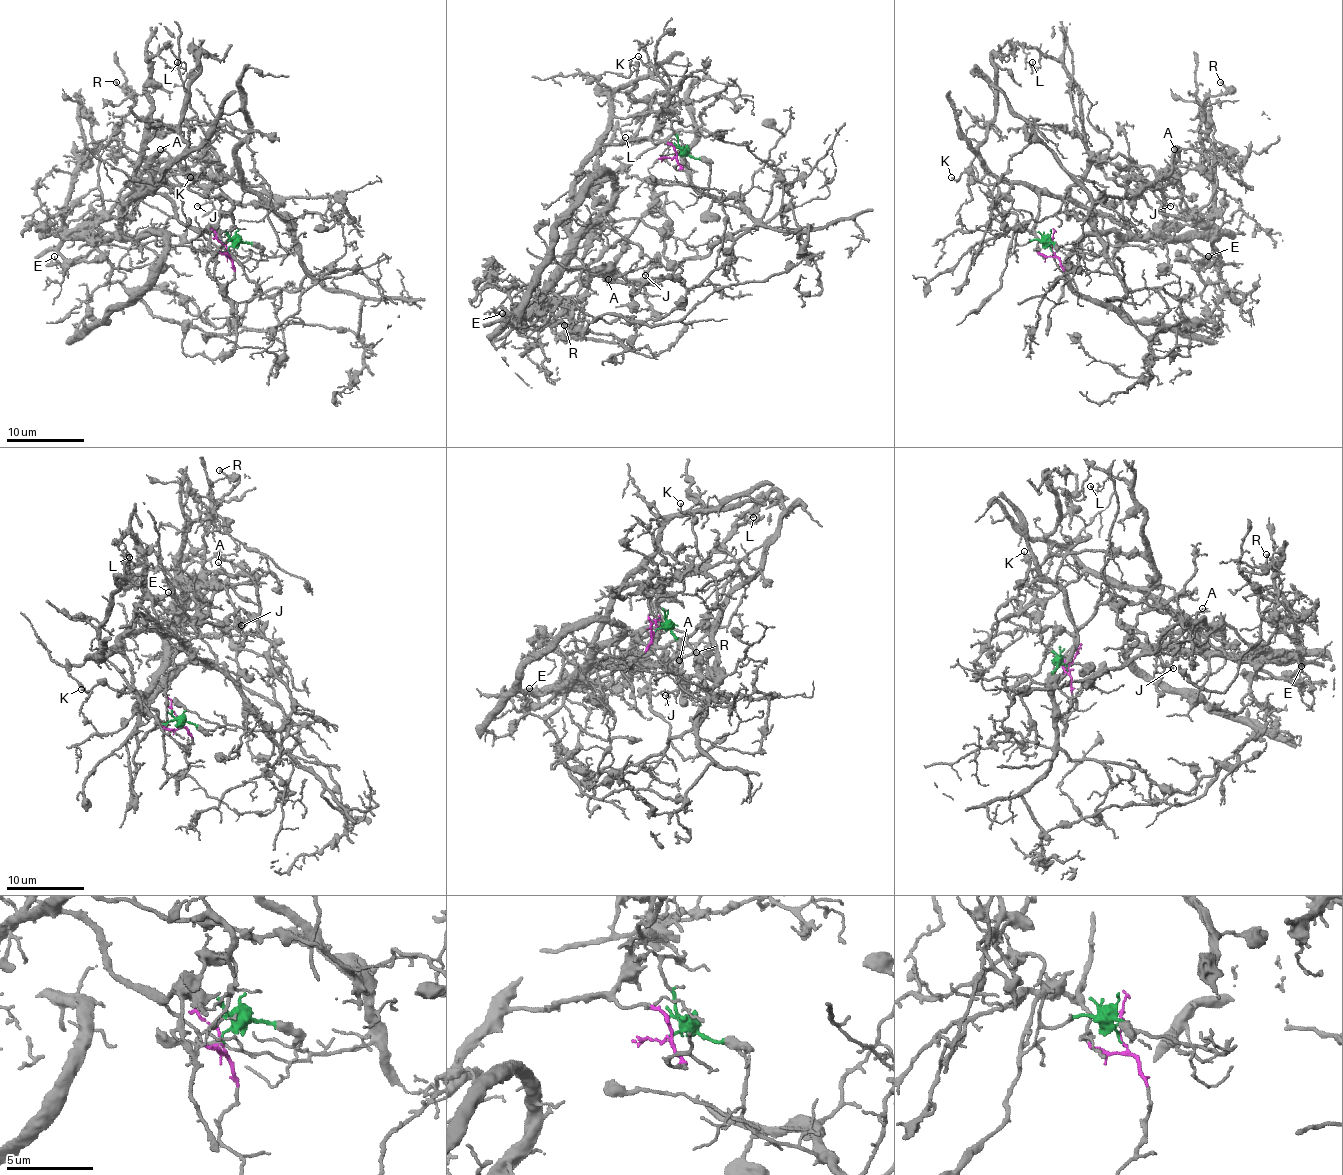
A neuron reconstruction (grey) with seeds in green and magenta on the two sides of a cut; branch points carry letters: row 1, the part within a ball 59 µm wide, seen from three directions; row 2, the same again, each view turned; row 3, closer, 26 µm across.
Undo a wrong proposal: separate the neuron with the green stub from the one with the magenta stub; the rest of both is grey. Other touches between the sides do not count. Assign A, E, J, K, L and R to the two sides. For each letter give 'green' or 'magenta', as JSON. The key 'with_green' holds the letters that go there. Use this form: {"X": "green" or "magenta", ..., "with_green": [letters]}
{"A": "magenta", "E": "magenta", "J": "magenta", "K": "magenta", "L": "magenta", "R": "magenta", "with_green": []}

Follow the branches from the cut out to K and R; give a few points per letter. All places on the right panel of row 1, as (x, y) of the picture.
K: (1051, 249), (1051, 257), (1044, 257), (1034, 233), (1036, 192), (1012, 185), (1004, 196), (965, 173), (952, 177)
R: (1051, 249), (1034, 233), (1040, 194), (1137, 237), (1194, 229), (1217, 183), (1202, 103), (1227, 93), (1219, 81)

